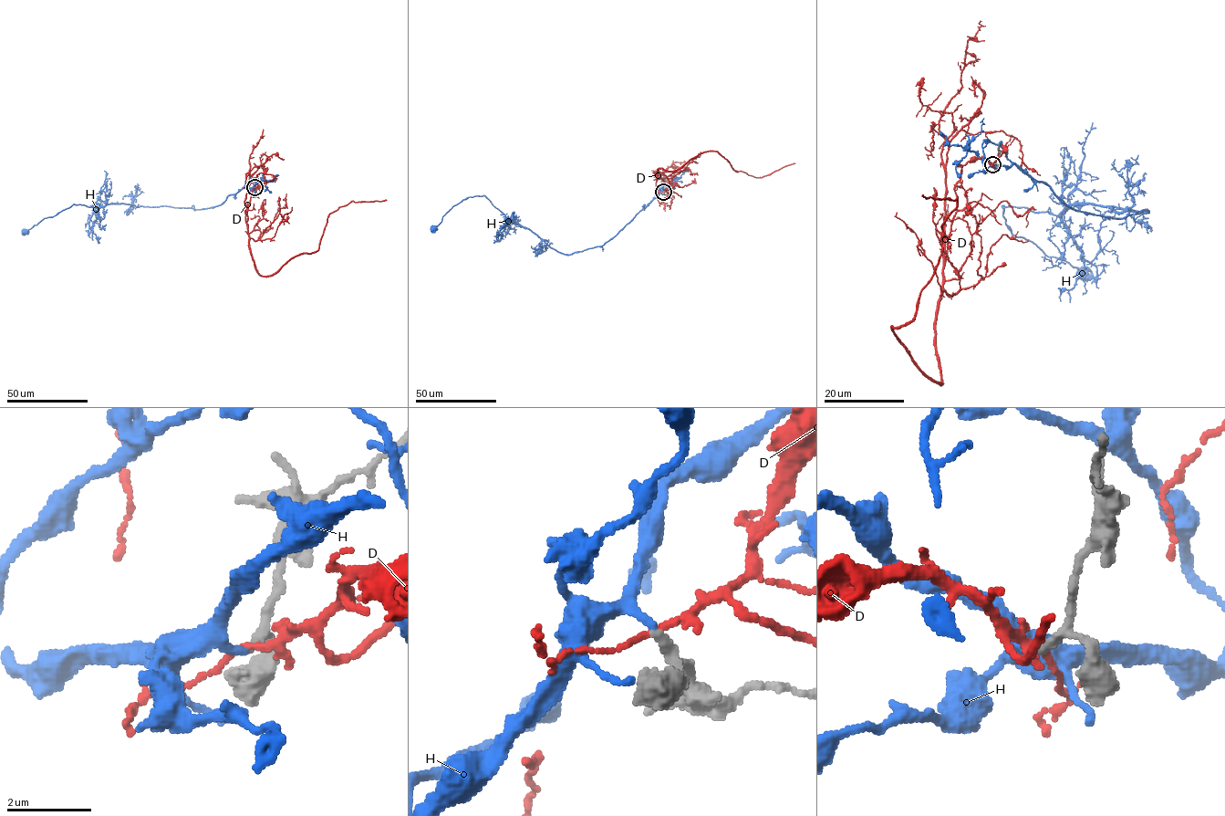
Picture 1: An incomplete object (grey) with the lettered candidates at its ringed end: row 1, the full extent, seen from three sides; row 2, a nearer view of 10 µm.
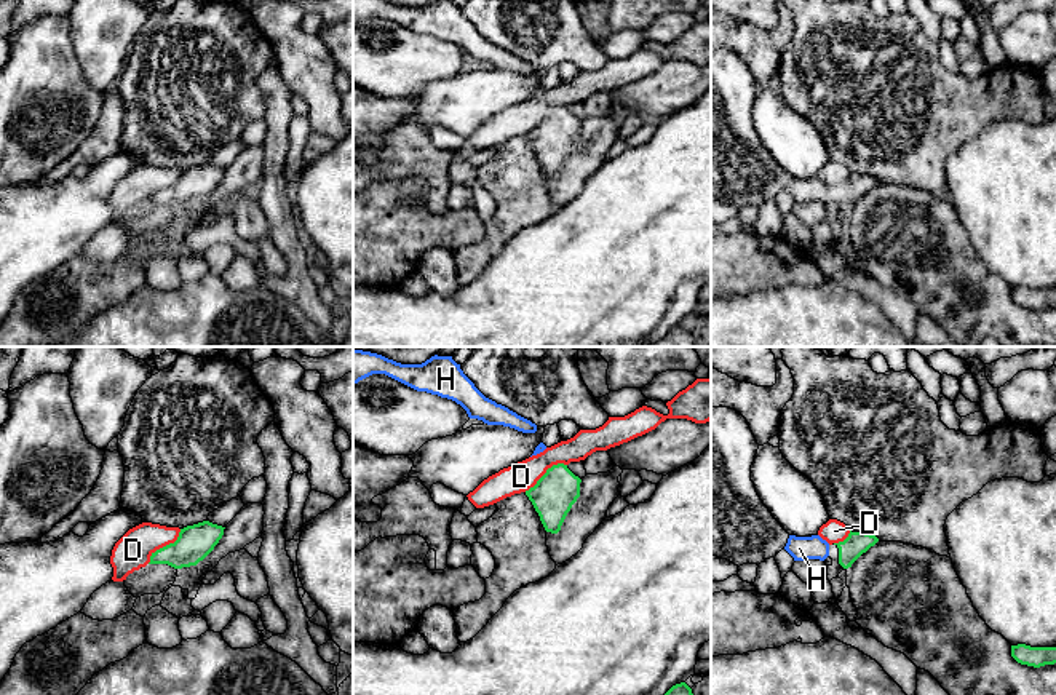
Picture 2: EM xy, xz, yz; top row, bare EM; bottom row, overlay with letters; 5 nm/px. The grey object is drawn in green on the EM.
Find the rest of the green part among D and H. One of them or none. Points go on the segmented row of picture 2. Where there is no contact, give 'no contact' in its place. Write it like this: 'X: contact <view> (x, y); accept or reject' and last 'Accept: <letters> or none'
D: contact xy (166, 545); reject
H: no contact; accept
Accept: H

